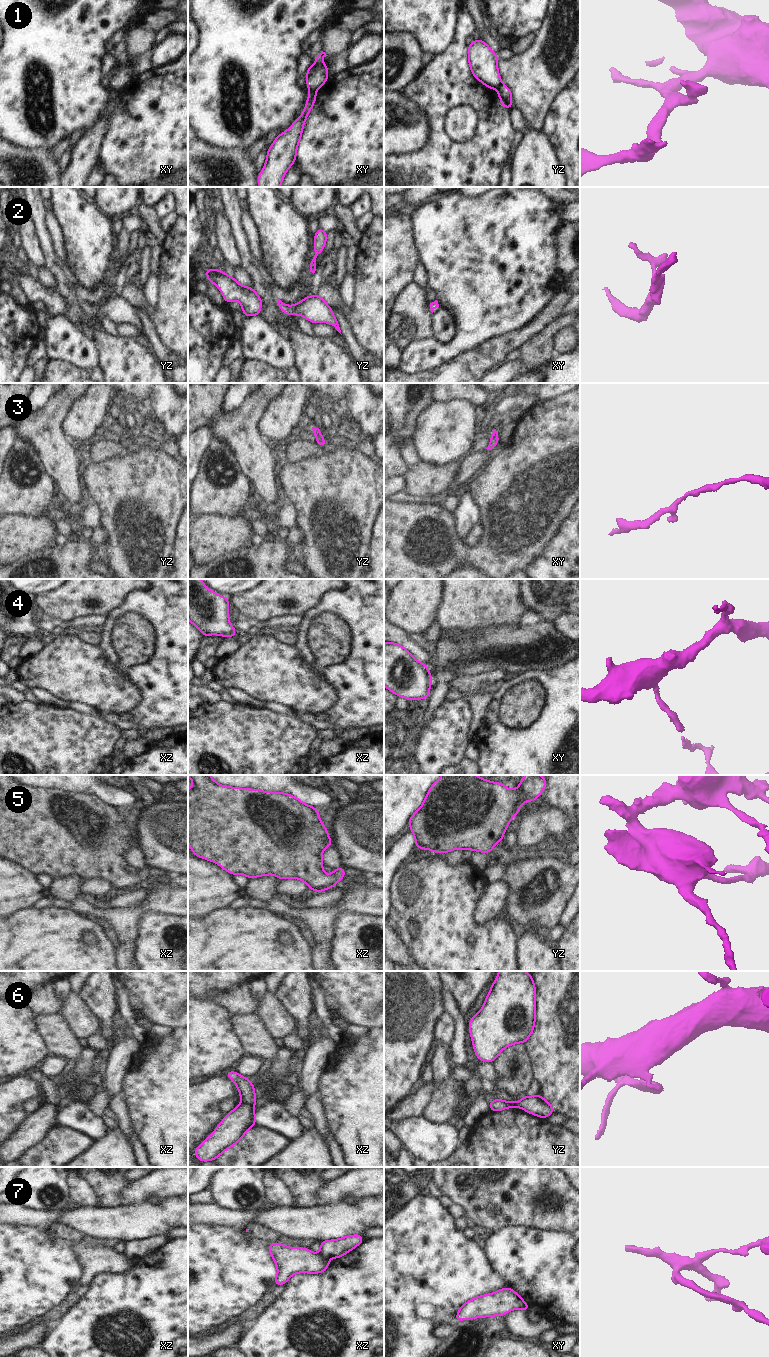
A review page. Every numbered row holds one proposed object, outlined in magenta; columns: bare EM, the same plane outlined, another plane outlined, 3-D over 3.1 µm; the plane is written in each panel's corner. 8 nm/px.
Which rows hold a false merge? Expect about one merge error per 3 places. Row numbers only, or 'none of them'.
1, 6, 7

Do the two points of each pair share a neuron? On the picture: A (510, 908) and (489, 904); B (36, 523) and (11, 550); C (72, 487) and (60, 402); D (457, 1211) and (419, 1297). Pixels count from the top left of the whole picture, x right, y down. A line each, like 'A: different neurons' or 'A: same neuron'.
A: different neurons
B: same neuron
C: same neuron
D: different neurons

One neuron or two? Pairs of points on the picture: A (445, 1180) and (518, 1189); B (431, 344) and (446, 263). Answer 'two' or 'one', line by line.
A: one
B: one

